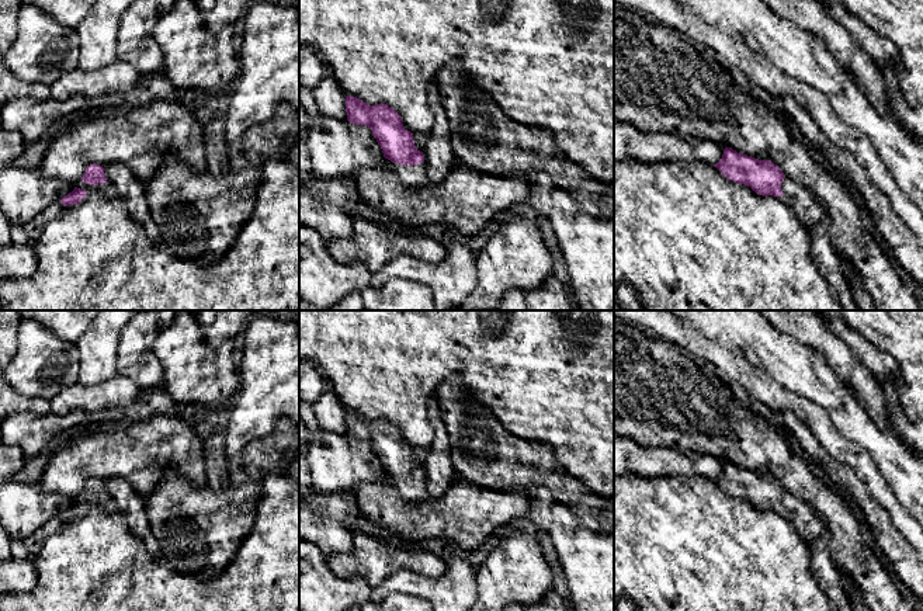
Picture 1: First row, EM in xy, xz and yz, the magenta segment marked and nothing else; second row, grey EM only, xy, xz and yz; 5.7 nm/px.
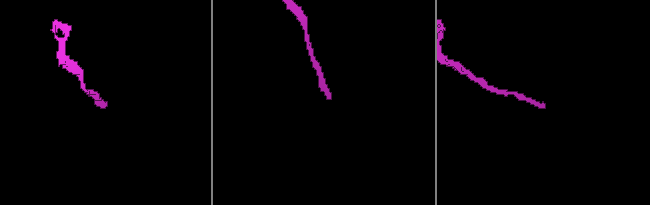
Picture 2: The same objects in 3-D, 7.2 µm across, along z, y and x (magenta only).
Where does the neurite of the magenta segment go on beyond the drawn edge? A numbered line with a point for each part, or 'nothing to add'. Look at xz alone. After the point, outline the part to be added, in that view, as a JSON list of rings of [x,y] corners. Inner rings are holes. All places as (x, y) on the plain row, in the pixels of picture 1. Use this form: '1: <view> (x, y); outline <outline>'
1: xz (412, 490); outline [[[424,476],[416,480],[403,480],[393,478],[393,485],[400,496],[407,501],[426,501],[430,499]]]

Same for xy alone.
1: xy (107, 503); outline [[[107,494],[104,499],[89,500],[83,496],[74,499],[74,501],[81,503],[87,510],[93,506],[101,506],[105,511],[117,511],[114,500]]]

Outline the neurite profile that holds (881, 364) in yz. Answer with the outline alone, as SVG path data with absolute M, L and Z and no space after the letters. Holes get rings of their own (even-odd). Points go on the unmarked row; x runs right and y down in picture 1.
M819 310L815 312L827 330L839 337L878 379L896 378L898 365L889 354L872 346L842 319L825 316Z

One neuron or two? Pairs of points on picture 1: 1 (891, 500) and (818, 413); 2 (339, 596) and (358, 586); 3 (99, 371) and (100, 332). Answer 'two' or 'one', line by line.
1: one
2: one
3: one

